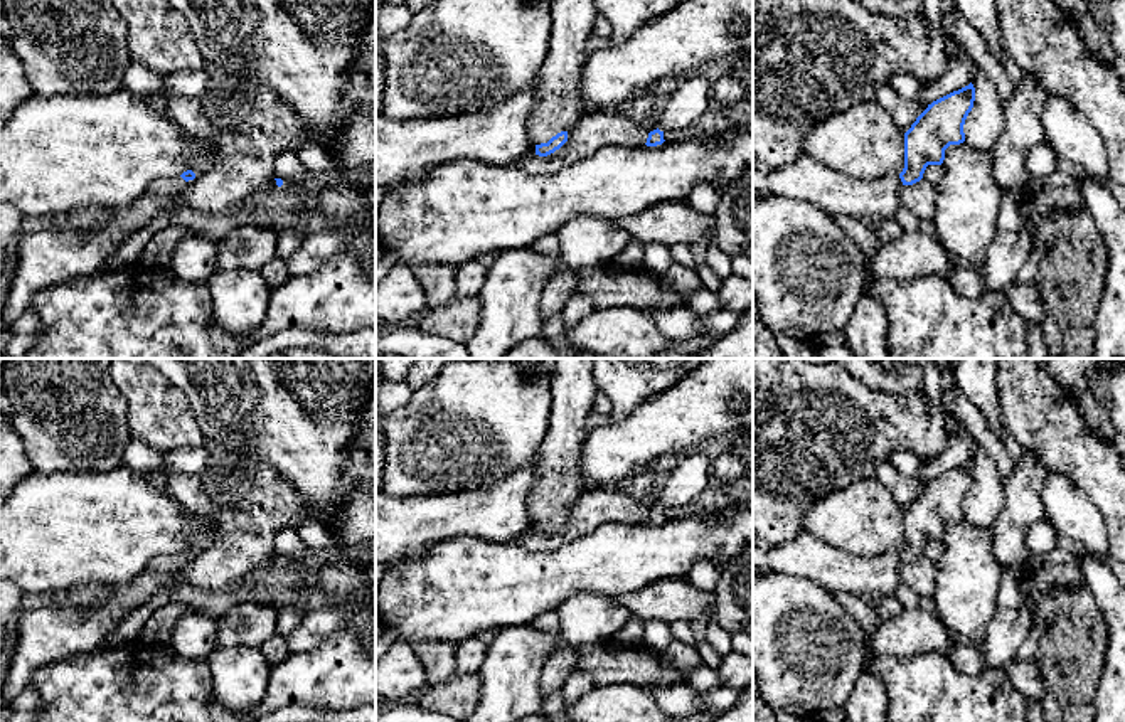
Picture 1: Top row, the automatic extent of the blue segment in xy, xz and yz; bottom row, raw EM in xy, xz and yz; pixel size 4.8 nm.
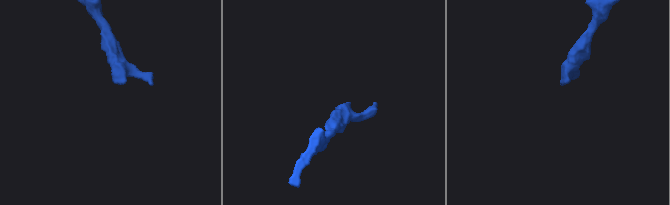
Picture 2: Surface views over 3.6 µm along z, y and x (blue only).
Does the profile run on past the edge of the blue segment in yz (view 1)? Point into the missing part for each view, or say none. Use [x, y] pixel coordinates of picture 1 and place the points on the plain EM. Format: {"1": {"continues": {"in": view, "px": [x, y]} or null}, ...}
{"1": {"continues": {"in": "yz", "px": [868, 576]}}}

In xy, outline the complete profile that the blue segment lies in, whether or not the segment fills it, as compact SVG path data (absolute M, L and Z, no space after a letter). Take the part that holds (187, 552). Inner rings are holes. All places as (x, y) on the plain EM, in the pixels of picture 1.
M192 547L184 549L177 554L160 554L147 564L147 571L155 574L177 574L187 562L192 560L195 550Z

